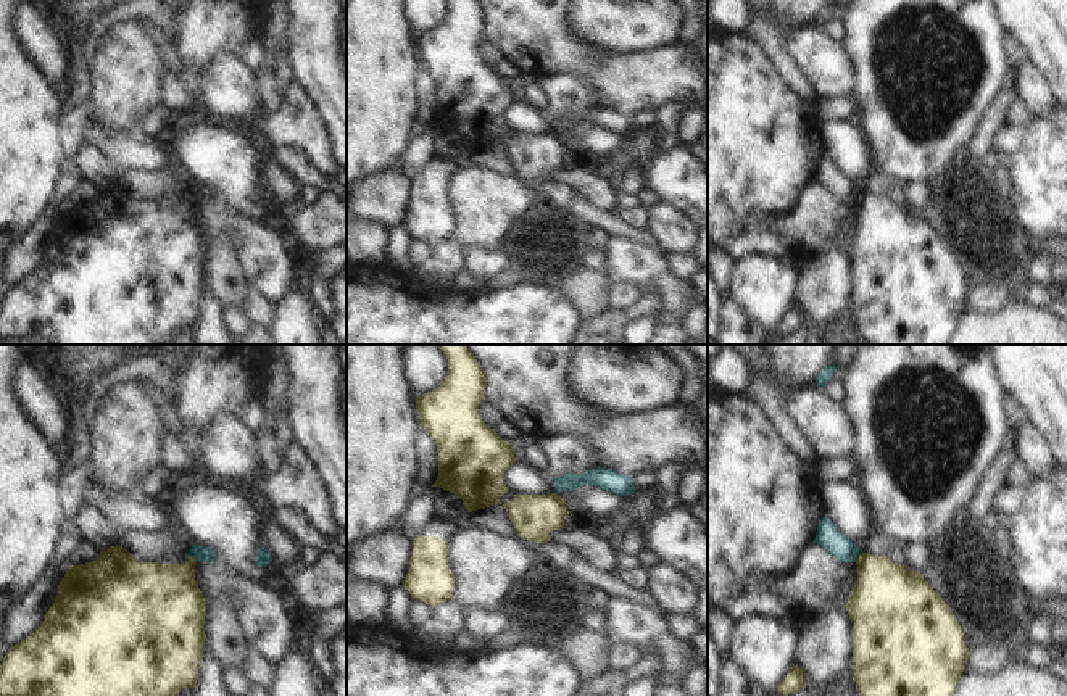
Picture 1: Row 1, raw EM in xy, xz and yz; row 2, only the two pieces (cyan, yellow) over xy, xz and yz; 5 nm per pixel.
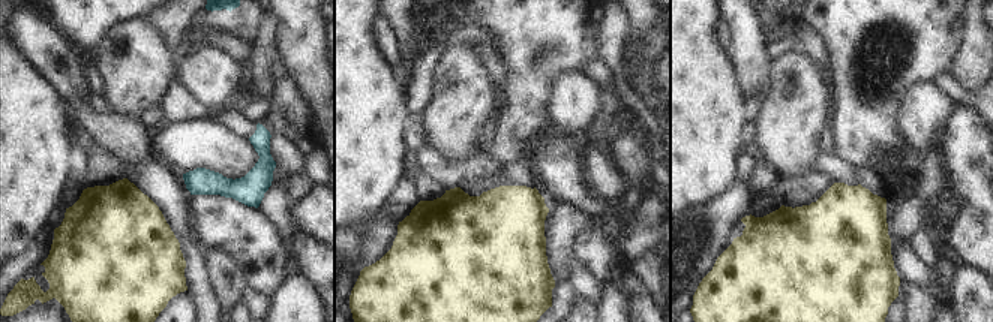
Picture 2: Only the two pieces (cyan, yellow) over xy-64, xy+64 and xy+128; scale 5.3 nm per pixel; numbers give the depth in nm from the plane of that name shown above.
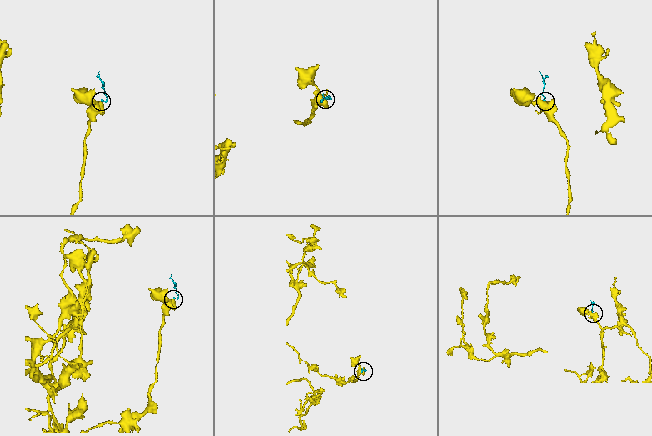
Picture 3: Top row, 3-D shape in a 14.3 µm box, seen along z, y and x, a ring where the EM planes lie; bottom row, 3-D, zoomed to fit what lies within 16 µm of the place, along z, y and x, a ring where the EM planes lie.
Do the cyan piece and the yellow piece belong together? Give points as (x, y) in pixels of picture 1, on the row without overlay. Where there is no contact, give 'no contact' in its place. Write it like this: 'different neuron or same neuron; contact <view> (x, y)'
different neuron; contact yz (858, 195)

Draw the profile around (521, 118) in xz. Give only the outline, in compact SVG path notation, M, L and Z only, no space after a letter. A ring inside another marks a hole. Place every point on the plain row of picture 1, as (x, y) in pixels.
M513 103L503 114L503 121L514 134L548 134L554 130L554 121L530 103Z

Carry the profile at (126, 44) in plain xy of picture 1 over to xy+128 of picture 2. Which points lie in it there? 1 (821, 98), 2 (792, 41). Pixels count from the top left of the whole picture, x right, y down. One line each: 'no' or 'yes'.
1: yes
2: no

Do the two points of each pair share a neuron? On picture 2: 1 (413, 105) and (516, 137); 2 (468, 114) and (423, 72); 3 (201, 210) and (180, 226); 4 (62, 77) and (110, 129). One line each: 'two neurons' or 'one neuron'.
1: two neurons
2: two neurons
3: two neurons
4: one neuron

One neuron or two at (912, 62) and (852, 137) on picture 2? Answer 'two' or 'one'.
one

